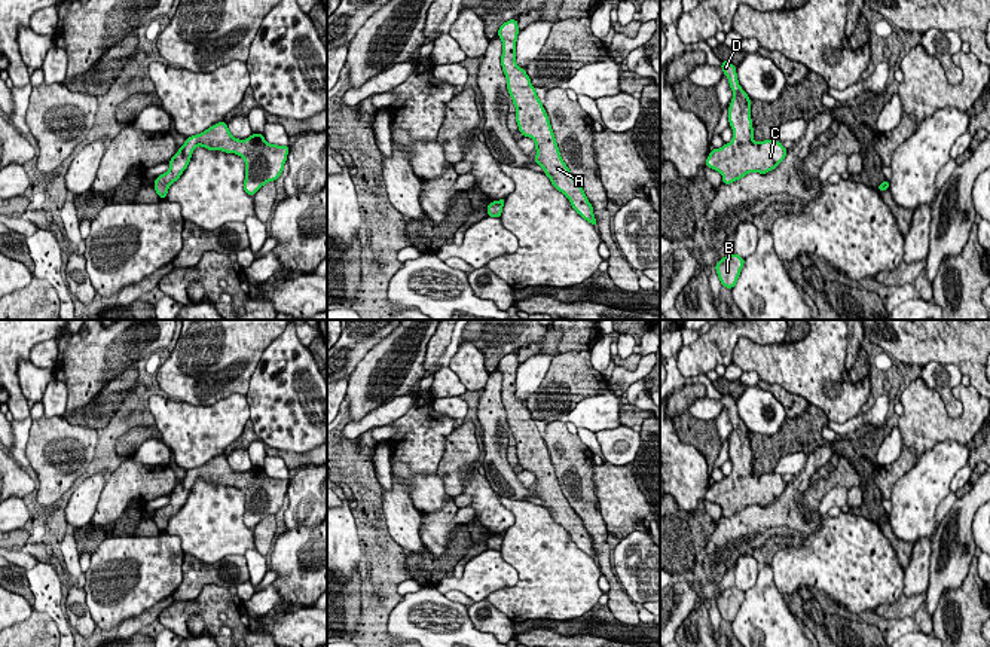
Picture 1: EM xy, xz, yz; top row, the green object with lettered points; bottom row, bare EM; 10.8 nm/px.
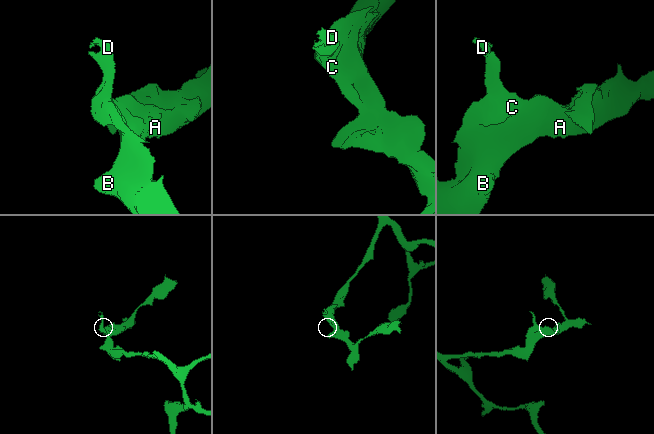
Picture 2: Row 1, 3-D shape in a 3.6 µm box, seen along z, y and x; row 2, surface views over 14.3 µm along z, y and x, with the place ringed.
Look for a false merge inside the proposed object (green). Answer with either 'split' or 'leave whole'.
leave whole

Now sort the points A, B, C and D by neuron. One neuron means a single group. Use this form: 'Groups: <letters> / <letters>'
Groups: A B C D

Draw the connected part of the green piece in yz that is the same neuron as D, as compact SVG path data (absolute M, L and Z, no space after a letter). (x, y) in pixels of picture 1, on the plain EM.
M722 394L721 402L728 411L733 431L728 440L728 455L733 471L721 482L712 482L706 500L719 504L722 516L730 518L740 513L748 506L767 507L774 503L786 489L788 483L776 473L754 473L751 452L751 431L737 413L736 399Z

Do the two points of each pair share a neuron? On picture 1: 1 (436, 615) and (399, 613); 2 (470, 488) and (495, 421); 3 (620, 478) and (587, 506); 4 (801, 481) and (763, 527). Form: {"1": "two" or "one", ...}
{"1": "one", "2": "two", "3": "two", "4": "one"}

